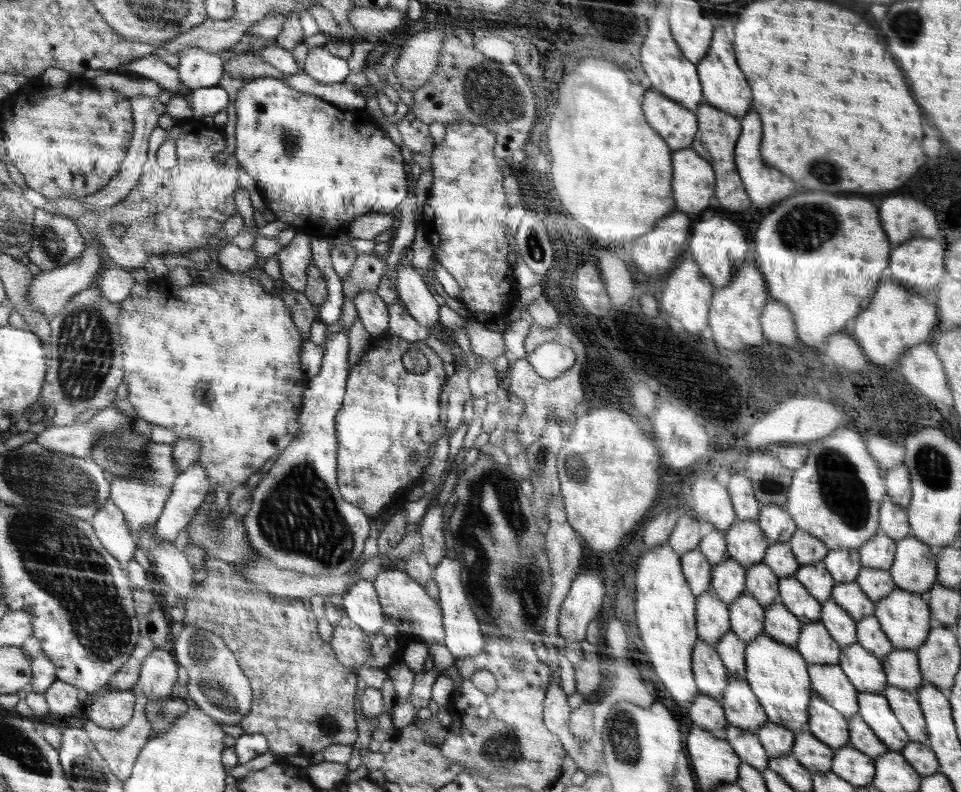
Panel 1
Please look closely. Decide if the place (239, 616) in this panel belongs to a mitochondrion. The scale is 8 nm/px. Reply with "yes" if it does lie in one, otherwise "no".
no

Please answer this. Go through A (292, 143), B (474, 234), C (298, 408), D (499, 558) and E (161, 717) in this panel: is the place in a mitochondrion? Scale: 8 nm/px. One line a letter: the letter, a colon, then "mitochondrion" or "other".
A: mitochondrion
B: other
C: other
D: mitochondrion
E: mitochondrion

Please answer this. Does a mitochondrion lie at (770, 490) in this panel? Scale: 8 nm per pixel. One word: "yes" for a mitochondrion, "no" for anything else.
yes

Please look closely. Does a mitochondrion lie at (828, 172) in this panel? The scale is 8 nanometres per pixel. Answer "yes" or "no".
yes

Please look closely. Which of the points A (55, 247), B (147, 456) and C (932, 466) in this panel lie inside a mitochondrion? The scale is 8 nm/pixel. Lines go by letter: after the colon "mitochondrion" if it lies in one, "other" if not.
A: mitochondrion
B: mitochondrion
C: mitochondrion

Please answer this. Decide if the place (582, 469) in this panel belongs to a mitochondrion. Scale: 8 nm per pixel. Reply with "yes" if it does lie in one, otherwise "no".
yes

